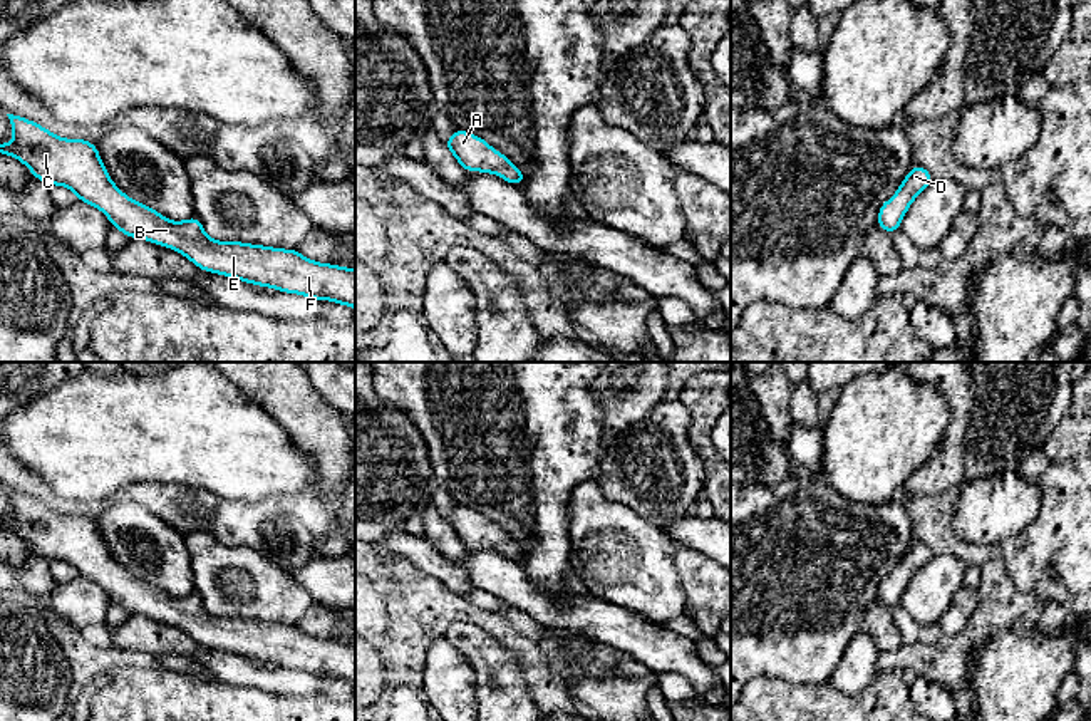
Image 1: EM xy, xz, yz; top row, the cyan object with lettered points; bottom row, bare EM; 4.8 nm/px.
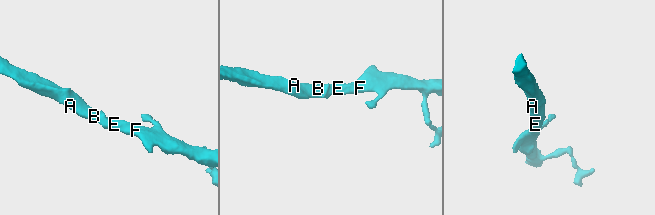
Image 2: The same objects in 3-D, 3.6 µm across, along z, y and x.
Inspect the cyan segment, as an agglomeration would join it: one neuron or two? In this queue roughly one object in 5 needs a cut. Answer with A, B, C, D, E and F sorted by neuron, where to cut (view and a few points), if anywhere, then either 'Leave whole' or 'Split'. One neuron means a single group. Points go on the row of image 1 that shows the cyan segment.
Groups: A B C D E F. No split. Leave whole

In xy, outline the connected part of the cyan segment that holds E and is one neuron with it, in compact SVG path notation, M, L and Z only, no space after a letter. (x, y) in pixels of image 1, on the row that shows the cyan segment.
M7 116L15 137L10 144L0 144L0 154L17 158L49 186L72 189L79 201L99 208L112 226L129 238L176 250L204 272L355 309L354 268L317 263L302 257L298 250L215 241L196 216L169 221L156 210L126 196L107 174L96 144L64 139L25 117Z

